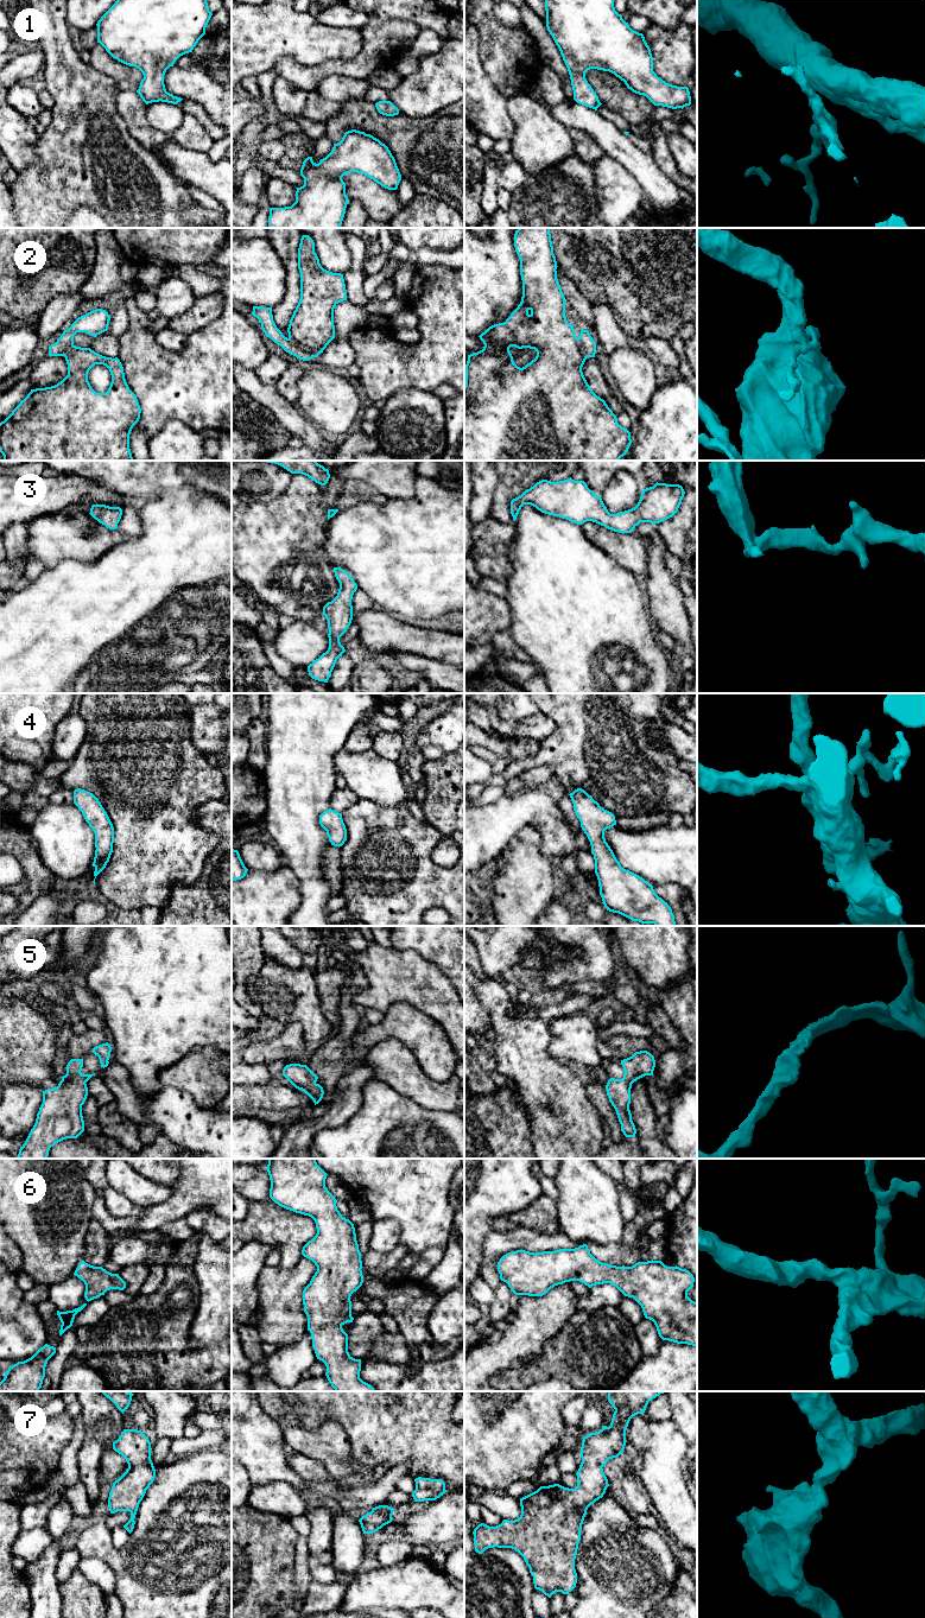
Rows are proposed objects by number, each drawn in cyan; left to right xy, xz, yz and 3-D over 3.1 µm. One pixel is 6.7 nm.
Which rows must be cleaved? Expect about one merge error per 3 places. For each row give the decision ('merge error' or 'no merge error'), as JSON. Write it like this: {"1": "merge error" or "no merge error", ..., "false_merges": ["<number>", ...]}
{"1": "no merge error", "2": "merge error", "3": "no merge error", "4": "no merge error", "5": "no merge error", "6": "no merge error", "7": "no merge error", "false_merges": ["2"]}

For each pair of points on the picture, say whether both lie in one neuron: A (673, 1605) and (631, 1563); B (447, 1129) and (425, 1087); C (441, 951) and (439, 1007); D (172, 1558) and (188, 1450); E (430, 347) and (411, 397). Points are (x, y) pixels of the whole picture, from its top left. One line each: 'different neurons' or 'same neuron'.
A: different neurons
B: different neurons
C: different neurons
D: different neurons
E: different neurons

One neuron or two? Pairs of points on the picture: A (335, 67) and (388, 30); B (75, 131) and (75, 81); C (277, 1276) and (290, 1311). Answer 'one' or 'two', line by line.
A: one
B: one
C: one

